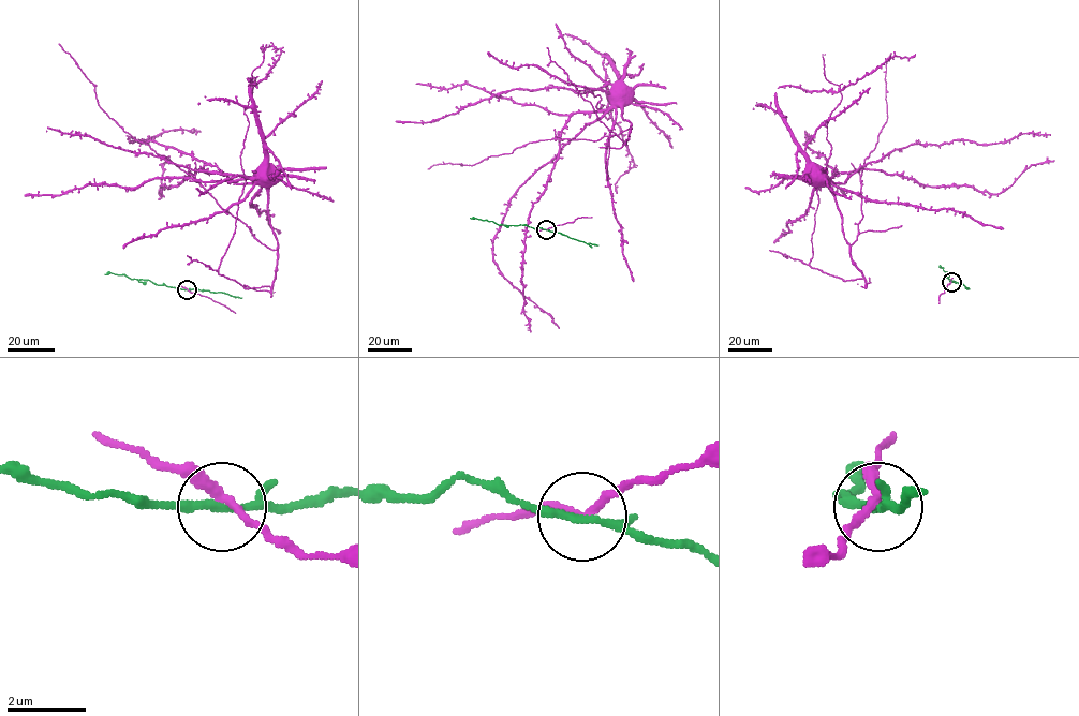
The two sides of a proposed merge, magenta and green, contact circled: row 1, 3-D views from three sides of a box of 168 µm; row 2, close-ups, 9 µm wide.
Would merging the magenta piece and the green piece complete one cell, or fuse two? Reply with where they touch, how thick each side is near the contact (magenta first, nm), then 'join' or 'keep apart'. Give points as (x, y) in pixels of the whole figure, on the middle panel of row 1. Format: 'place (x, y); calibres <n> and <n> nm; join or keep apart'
place (546, 229); calibres 240 and 160 nm; keep apart

